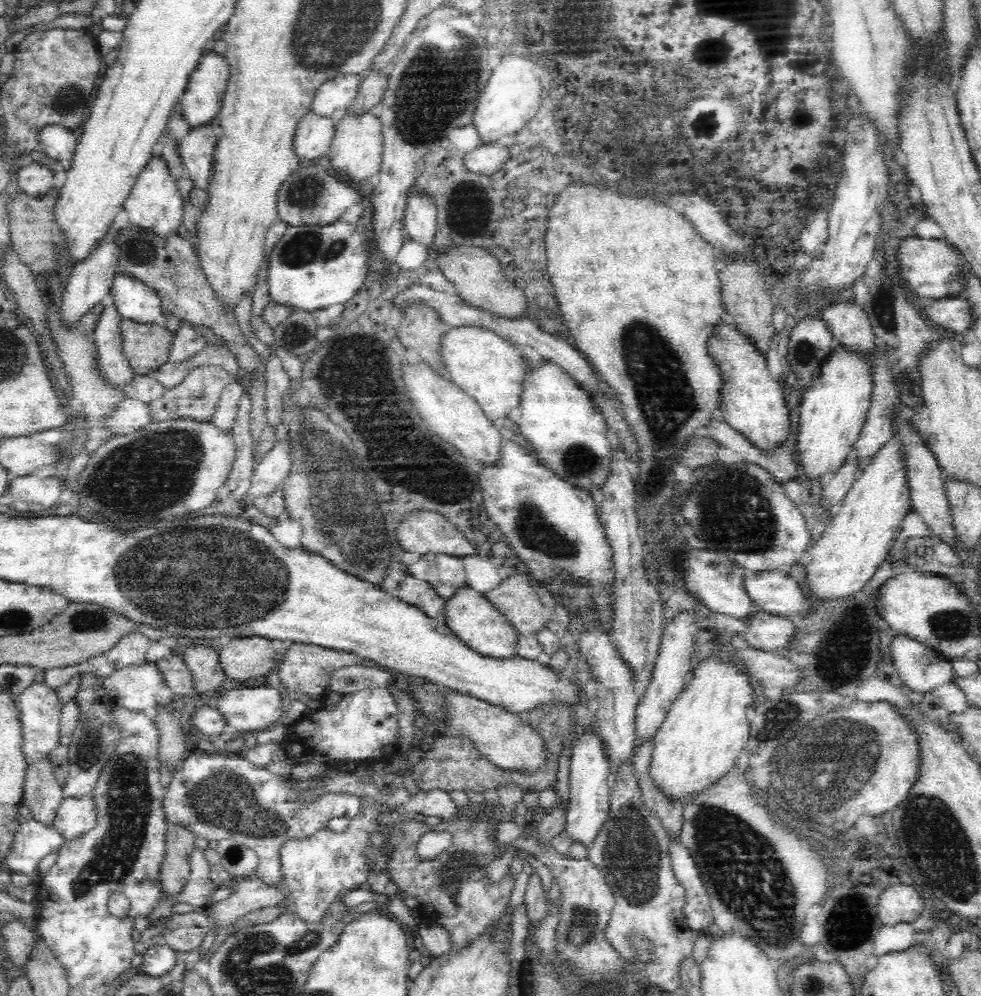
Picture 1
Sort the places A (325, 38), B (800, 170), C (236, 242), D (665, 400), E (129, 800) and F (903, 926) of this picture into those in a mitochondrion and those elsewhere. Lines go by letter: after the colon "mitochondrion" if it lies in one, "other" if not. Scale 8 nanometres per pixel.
A: mitochondrion
B: other
C: other
D: mitochondrion
E: mitochondrion
F: other

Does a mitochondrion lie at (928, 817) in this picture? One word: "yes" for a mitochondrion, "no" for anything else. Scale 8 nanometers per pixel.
yes

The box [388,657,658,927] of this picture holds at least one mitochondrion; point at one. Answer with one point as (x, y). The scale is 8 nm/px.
(466, 858)

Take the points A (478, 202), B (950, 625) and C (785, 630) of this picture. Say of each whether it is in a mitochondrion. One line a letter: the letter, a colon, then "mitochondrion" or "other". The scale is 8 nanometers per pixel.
A: other
B: mitochondrion
C: other

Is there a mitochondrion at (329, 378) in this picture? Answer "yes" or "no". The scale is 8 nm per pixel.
yes

